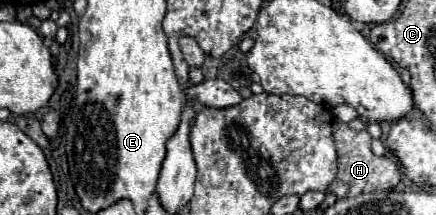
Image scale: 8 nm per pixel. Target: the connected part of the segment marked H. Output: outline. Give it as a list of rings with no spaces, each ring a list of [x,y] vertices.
[[[334,121],[332,127],[334,139],[336,139],[336,151],[338,151],[338,175],[330,183],[328,193],[334,193],[338,199],[344,197],[356,197],[366,191],[392,191],[400,183],[400,167],[390,157],[376,157],[370,149],[372,137],[368,131],[352,131],[348,123]]]

